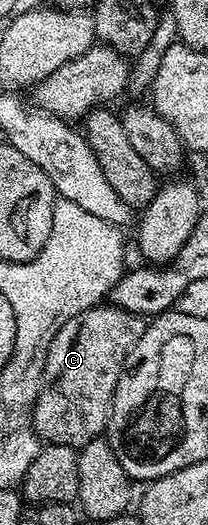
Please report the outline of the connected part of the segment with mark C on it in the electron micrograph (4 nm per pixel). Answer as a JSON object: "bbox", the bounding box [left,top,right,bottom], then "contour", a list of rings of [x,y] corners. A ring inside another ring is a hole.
{"bbox":[34,302,147,450],"contour":[[[110,302],[95,304],[93,308],[68,318],[68,322],[60,326],[56,338],[52,338],[52,346],[48,346],[42,388],[38,391],[38,401],[34,404],[34,433],[38,435],[39,441],[47,445],[59,444],[81,450],[88,442],[99,439],[105,433],[116,386],[146,326],[147,321],[143,317],[123,308],[115,308]]]}

